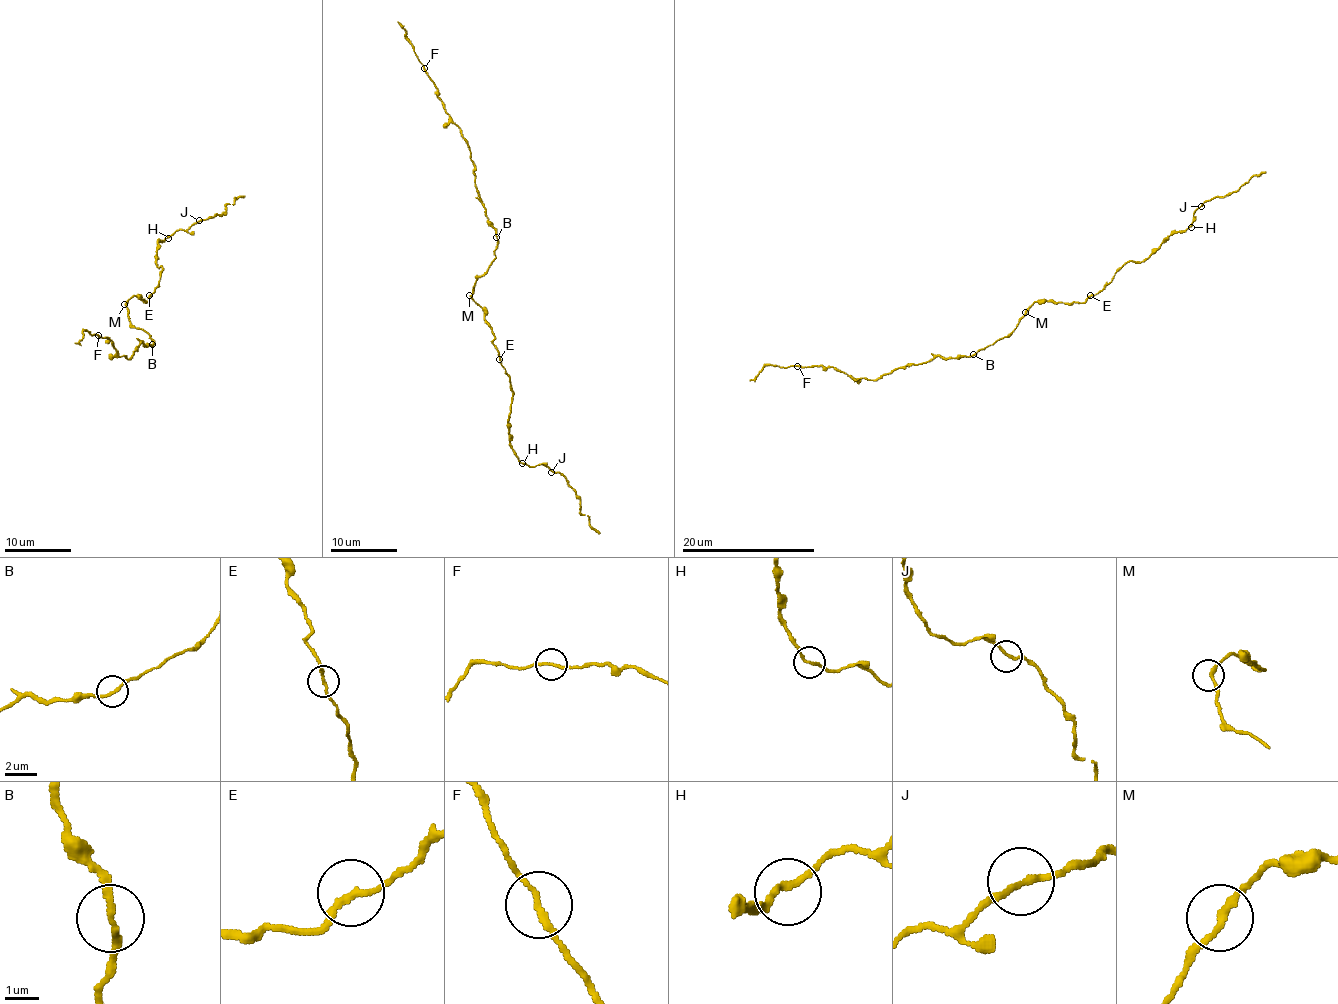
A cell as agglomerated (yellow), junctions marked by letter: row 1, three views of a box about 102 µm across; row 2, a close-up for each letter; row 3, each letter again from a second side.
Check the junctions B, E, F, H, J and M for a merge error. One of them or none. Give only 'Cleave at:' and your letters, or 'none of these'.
Cleave at: F

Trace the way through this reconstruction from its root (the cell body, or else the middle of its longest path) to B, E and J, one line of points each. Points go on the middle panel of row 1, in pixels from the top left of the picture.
B: (471, 297), (475, 280), (495, 258), (496, 237)
E: (471, 297), (485, 313), (485, 323), (492, 331), (499, 359)
J: (471, 297), (485, 313), (510, 378), (512, 451), (522, 463), (544, 464), (551, 472)

